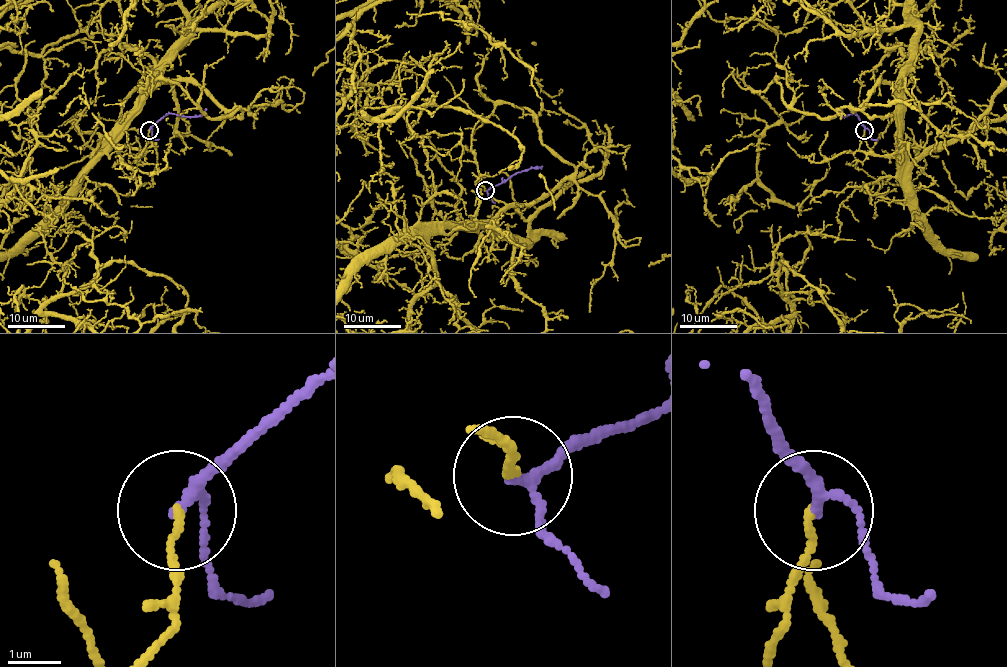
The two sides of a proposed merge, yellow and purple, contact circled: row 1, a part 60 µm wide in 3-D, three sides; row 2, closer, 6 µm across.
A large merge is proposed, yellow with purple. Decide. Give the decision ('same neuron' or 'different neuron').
different neuron

